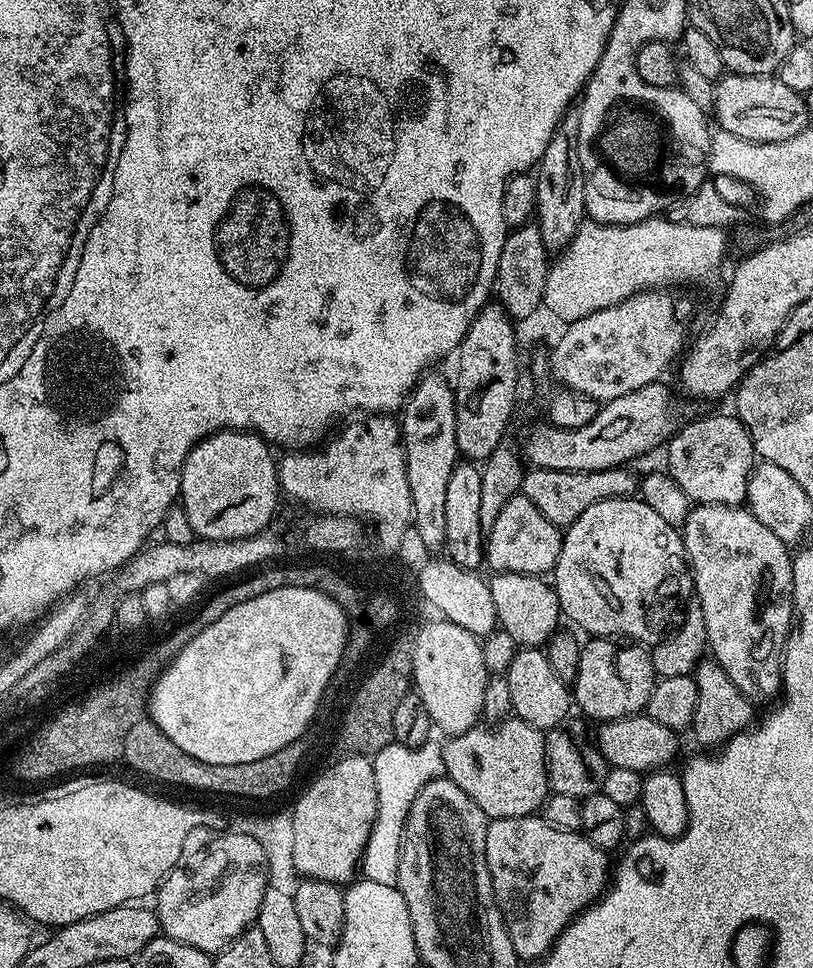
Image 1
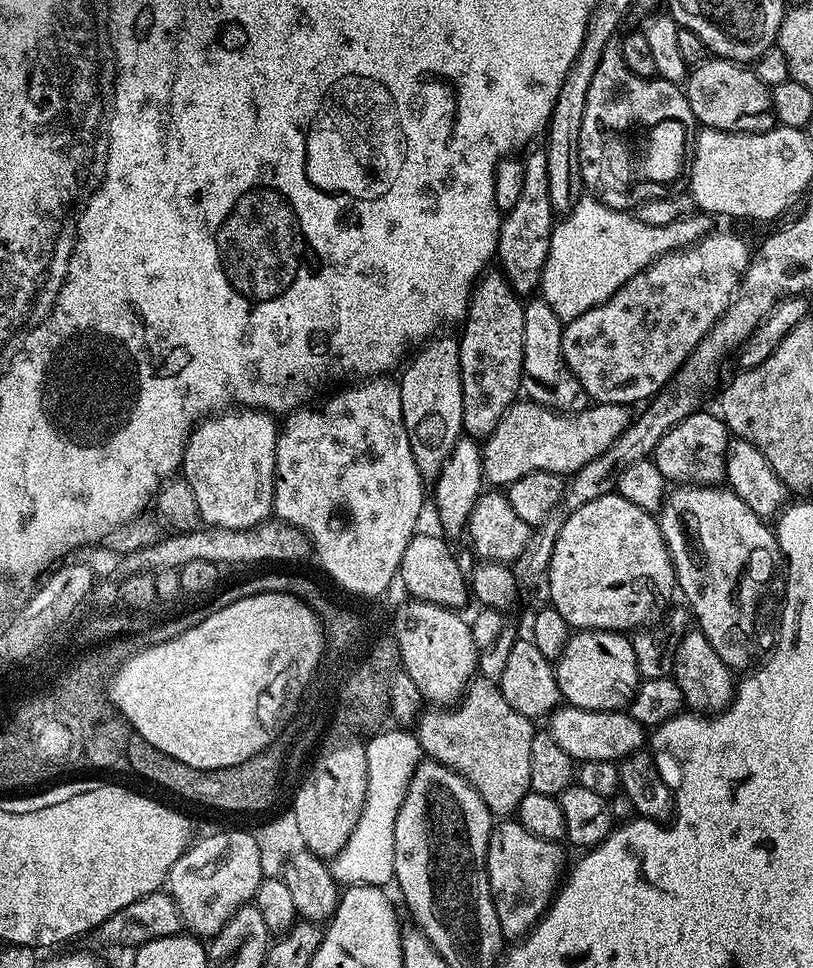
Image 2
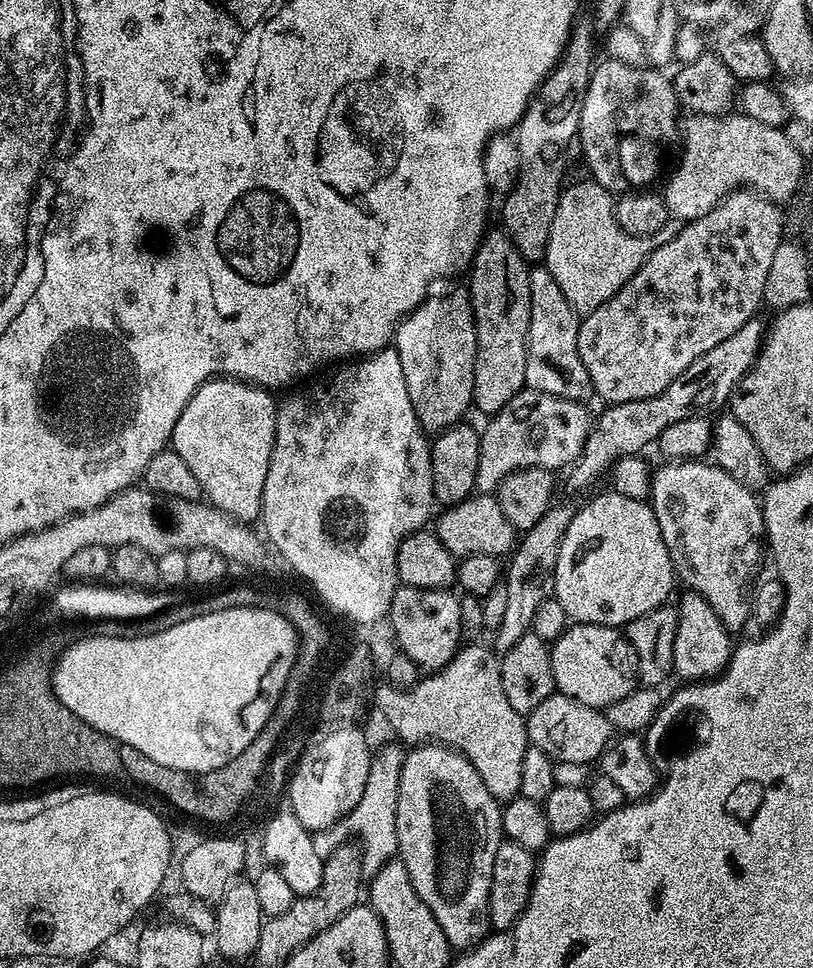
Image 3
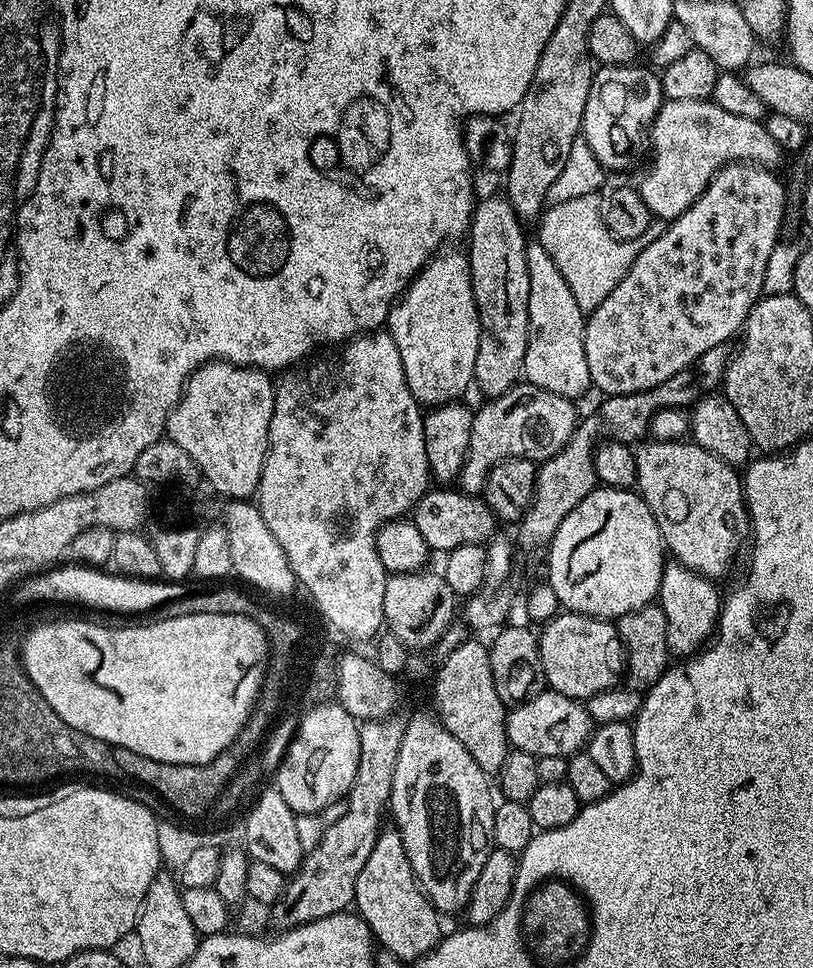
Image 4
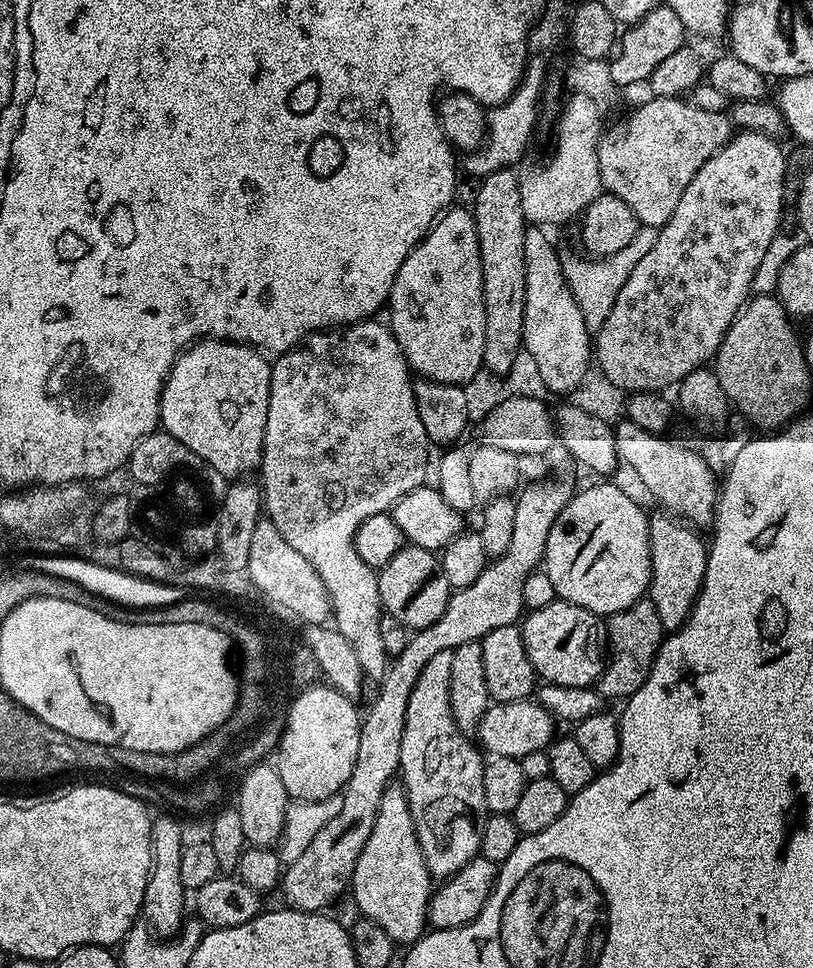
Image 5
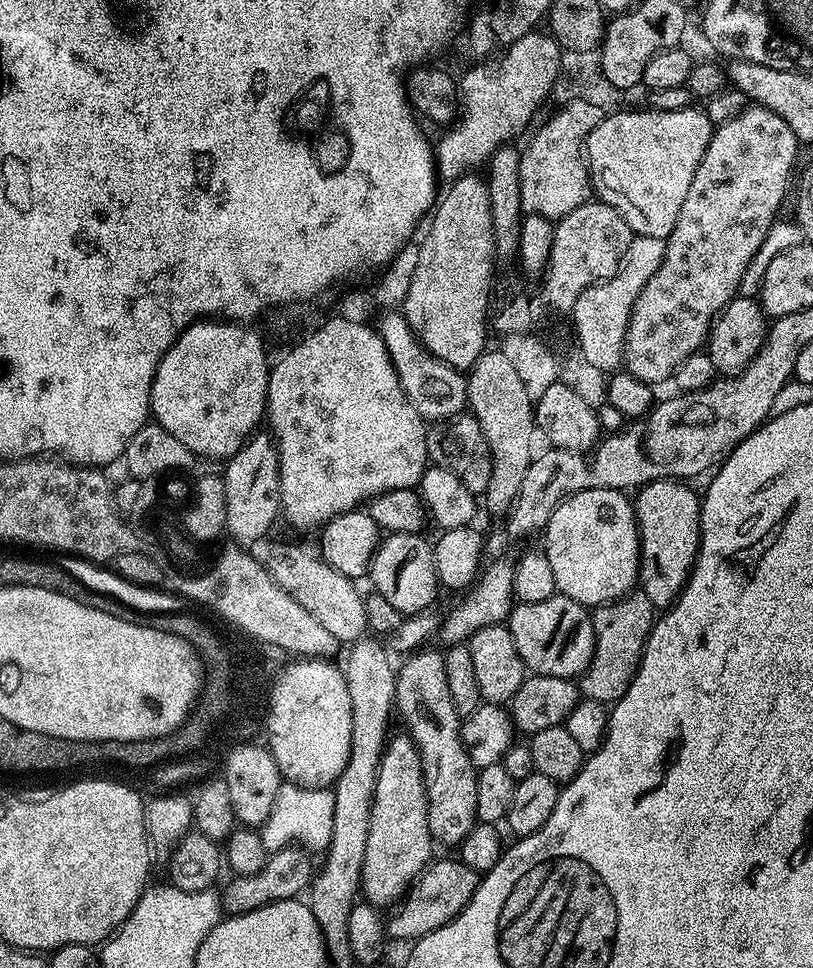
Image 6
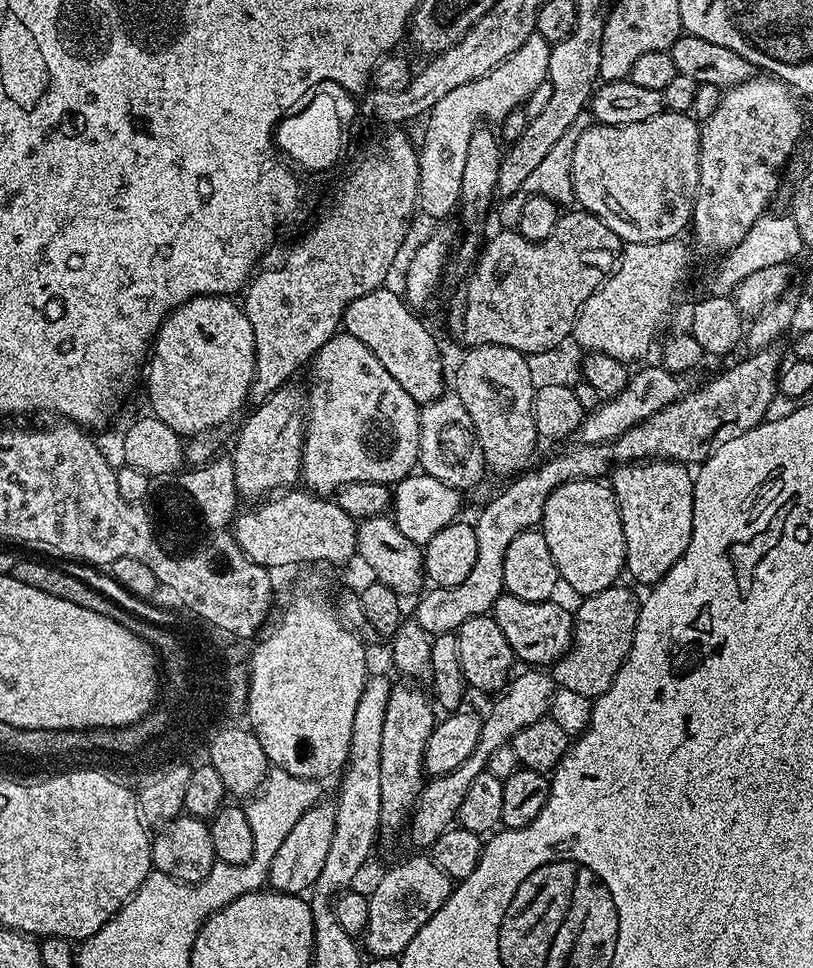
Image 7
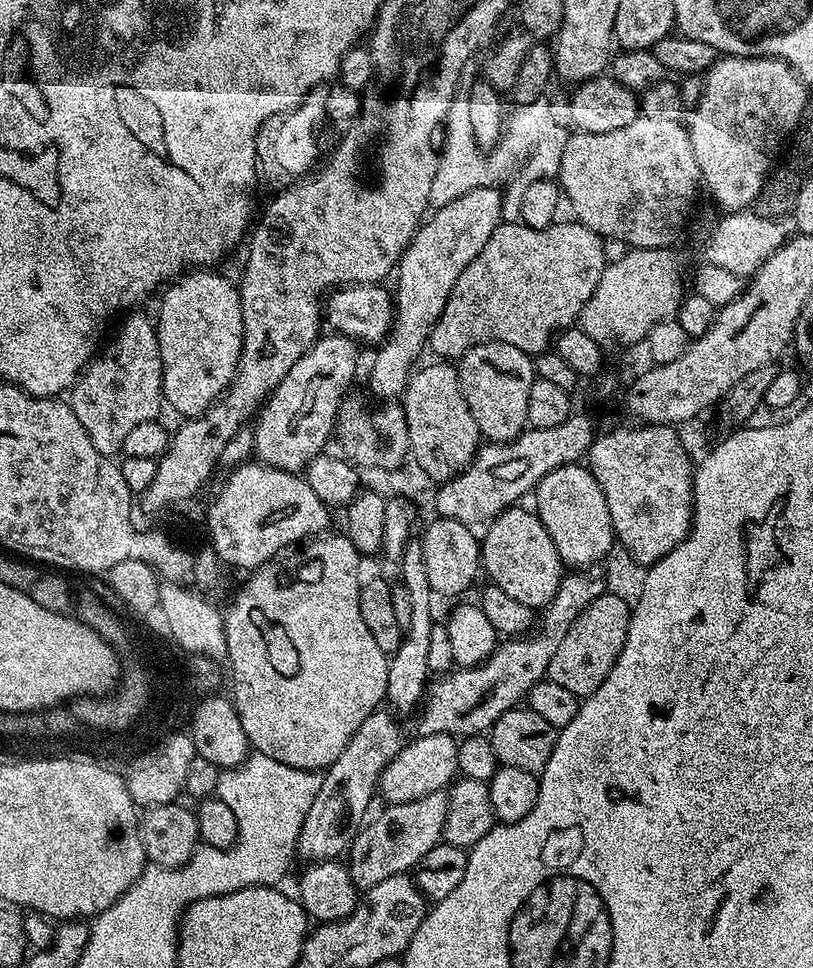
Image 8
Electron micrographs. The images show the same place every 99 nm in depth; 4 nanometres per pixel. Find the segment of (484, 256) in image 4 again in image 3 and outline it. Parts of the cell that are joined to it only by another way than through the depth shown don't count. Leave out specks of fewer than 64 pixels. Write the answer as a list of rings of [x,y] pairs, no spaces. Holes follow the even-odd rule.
[[[489,229],[479,244],[467,269],[466,291],[472,302],[476,323],[476,357],[474,358],[475,411],[495,414],[525,387],[526,350],[530,330],[529,261],[523,260],[503,229]]]

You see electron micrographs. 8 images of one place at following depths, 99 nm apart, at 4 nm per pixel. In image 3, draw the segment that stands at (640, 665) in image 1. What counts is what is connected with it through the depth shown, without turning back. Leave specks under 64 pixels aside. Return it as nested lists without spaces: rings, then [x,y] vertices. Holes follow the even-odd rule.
[[[573,623],[557,640],[551,641],[552,673],[556,683],[556,692],[569,696],[591,708],[607,710],[618,698],[626,698],[638,687],[638,662],[630,646],[627,635],[620,628],[611,628],[605,624]]]

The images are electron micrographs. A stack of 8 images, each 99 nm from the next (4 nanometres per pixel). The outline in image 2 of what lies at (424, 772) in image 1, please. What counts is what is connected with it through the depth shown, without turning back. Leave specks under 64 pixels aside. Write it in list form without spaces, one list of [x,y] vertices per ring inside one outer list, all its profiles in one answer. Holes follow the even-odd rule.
[[[383,729],[367,739],[367,792],[362,814],[354,833],[339,854],[331,859],[329,868],[332,877],[343,887],[374,885],[387,887],[395,879],[394,843],[395,823],[409,789],[410,778],[422,762],[423,752],[416,735],[409,729]]]

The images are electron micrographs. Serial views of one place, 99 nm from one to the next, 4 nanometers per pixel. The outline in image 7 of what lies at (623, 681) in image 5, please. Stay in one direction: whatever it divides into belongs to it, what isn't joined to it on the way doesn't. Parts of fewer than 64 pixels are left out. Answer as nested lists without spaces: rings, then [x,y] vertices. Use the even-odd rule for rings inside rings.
[[[613,586],[593,596],[585,596],[574,608],[572,645],[568,653],[551,665],[550,675],[557,688],[574,690],[577,694],[598,697],[606,694],[630,654],[638,626],[641,597],[628,588]]]

